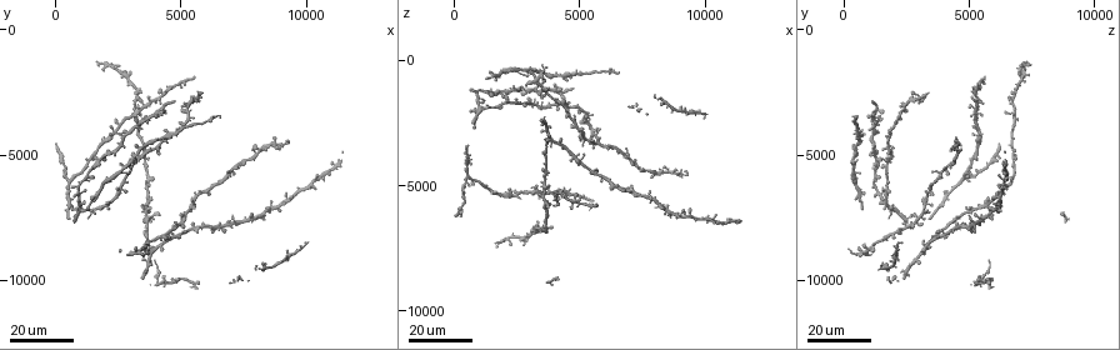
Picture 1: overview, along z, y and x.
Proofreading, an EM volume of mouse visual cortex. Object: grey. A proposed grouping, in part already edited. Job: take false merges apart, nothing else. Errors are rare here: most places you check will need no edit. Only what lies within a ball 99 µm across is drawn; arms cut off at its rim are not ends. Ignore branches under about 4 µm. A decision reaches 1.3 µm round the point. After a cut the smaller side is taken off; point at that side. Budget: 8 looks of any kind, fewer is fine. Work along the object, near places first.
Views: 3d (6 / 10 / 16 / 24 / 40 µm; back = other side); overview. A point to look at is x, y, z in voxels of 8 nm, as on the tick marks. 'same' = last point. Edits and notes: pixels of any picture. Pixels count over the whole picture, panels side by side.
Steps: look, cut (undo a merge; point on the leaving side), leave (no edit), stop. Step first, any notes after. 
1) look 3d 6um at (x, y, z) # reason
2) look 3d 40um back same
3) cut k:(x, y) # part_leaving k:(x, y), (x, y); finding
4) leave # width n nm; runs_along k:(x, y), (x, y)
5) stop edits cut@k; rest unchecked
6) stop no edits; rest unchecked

look 3d 16um at (400, 6000, 4800) # thin arm on a thick one

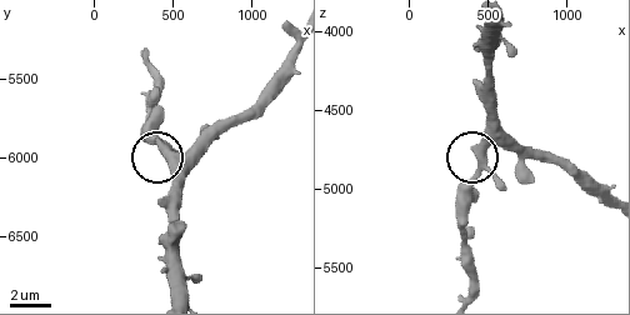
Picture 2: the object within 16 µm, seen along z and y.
look 3d 6um at (480, 6000, 4720)

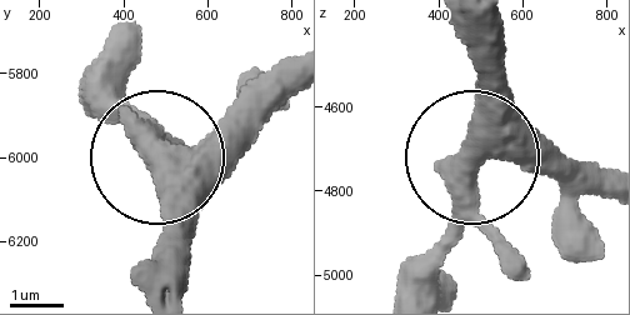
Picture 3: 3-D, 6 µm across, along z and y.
leave # width 420 nm; one neuron here

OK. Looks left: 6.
look 3d 16um at (5000, 7700, 2900)

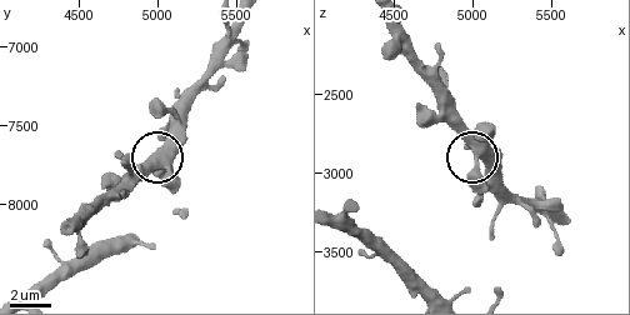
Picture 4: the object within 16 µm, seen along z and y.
look 3d 6um at (5100, 7660, 2840)

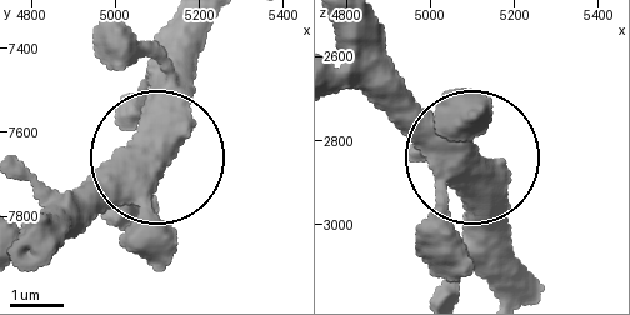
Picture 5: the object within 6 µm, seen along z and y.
look 3d 6um back at (5105, 7655, 2850) # other side

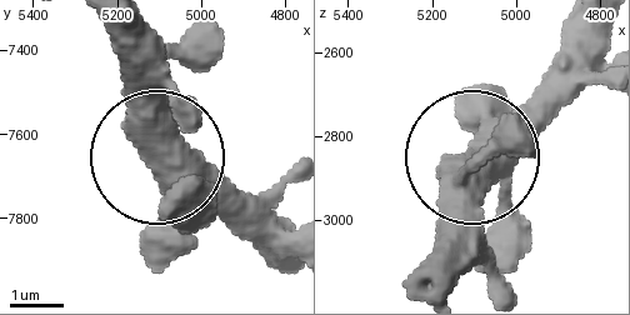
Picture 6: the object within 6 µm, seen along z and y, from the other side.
leave # arms 3; continuous, no second neuron

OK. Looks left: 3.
look 3d 16um at (5000, 8100, 4000) # four-way junction

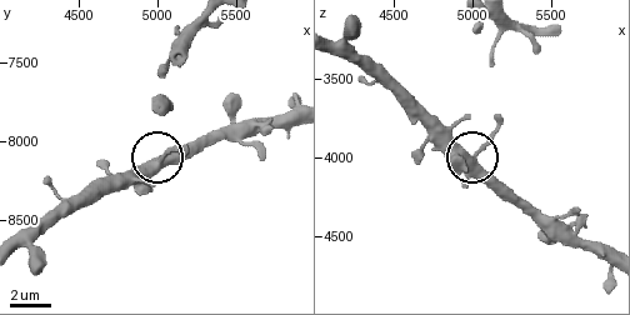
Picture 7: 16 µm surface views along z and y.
look 3d 10um at (5020, 8140, 4020)

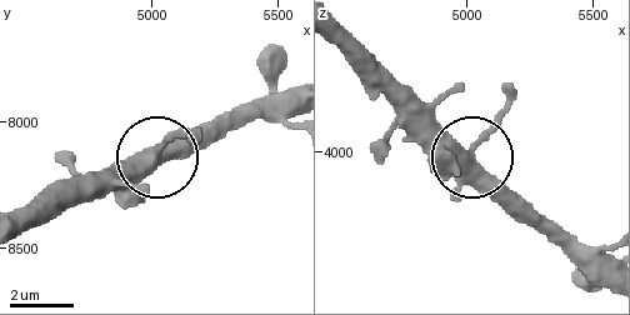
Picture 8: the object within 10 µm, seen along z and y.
look 3d 10um back at (5010, 8140, 4020)

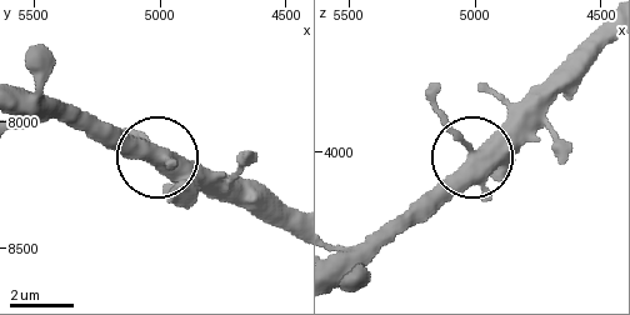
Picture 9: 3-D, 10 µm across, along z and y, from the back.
leave # arms 4; runs_along 9:(605, 28), (476, 151), (431, 100); all the same neuron

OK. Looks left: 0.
stop no edits; rest unchecked

